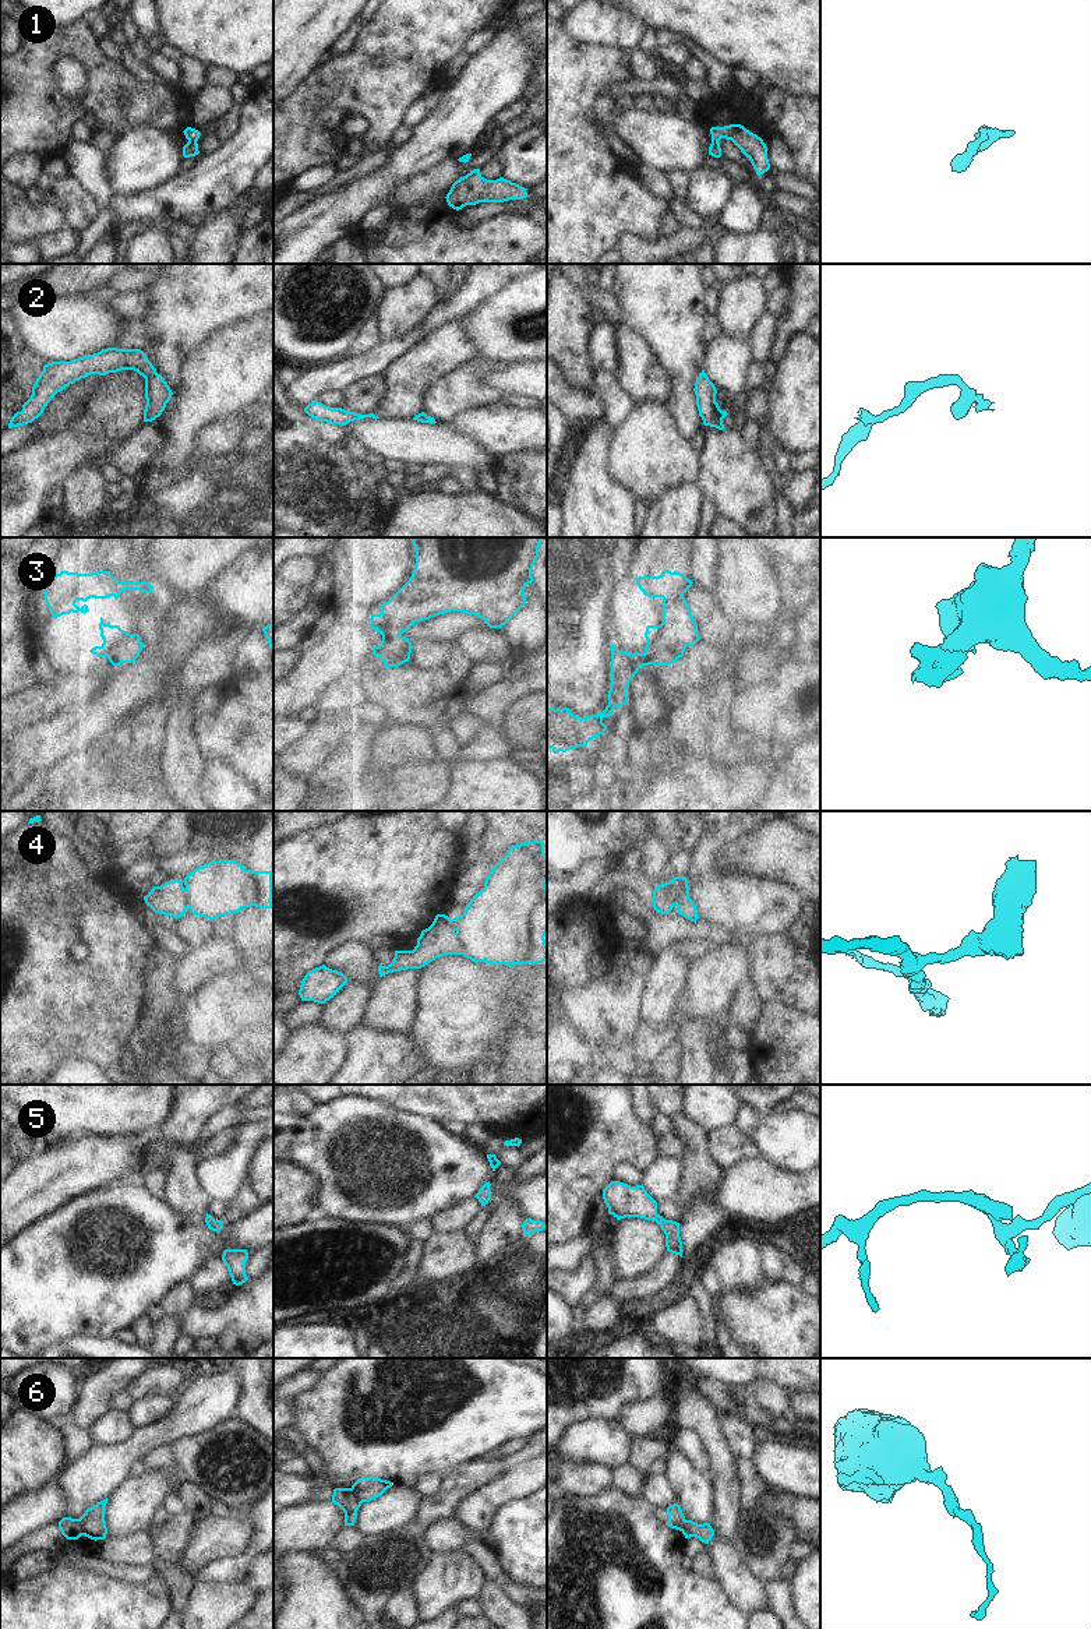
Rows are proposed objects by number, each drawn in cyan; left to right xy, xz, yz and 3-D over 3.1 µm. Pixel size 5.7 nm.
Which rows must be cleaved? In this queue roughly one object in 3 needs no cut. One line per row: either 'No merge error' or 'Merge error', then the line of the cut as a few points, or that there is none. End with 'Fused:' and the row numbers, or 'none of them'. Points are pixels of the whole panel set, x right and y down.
1: Merge error. Split along xy (189, 140), (196, 143)
2: No merge error. No split
3: No merge error. No split
4: Merge error. Split along xz (455, 933), (462, 954)
5: No merge error. No split
6: Merge error. Split along xy (78, 1519), (84, 1534)
Fused: 1, 4, 6

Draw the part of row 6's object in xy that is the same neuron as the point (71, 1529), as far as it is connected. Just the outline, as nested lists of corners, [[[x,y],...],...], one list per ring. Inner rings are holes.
[[[63,1517],[59,1522],[59,1528],[67,1540],[78,1540],[84,1535],[82,1523],[80,1519]]]

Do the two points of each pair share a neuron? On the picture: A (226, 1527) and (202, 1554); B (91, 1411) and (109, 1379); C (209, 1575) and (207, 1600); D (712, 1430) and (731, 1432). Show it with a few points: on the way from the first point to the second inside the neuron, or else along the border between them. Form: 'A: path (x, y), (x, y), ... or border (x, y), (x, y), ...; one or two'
A: path (219, 1534), (207, 1547); one
B: path (92, 1403), (101, 1388); one
C: border (194, 1579), (216, 1583), (240, 1582); two
D: border (717, 1418), (728, 1451), (734, 1458); two

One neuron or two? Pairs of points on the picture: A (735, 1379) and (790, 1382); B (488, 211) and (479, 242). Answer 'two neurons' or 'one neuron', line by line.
A: one neuron
B: two neurons

